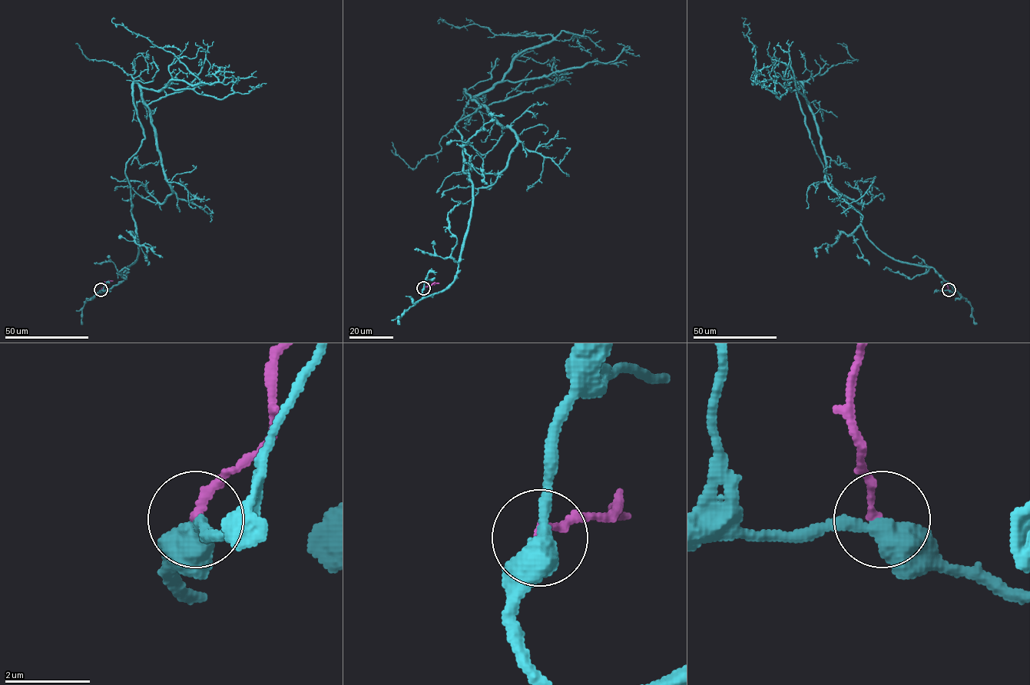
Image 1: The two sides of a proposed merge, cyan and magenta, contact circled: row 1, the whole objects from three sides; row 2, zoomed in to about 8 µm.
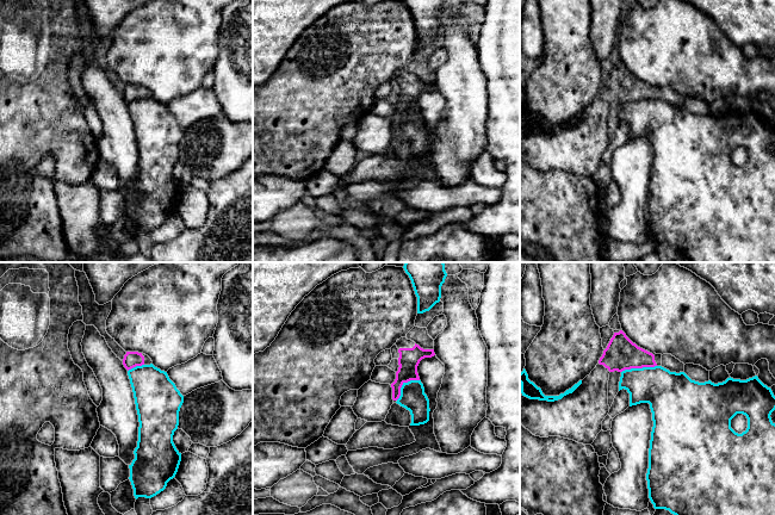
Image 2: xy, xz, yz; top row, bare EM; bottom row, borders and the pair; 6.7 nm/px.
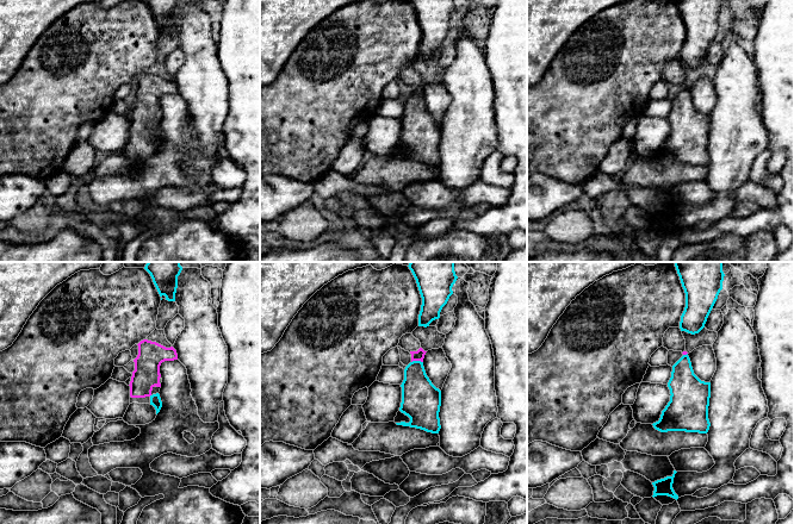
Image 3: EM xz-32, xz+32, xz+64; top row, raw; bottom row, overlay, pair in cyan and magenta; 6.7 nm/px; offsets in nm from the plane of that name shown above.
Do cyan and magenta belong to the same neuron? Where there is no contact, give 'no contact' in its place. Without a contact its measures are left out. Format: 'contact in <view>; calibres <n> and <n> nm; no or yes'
contact in yz; calibres 280 and 220 nm; no

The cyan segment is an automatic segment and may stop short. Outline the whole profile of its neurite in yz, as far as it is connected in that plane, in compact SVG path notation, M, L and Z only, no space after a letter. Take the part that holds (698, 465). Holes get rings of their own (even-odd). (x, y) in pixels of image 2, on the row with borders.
M662 366L631 368L621 372L619 391L625 389L630 393L630 407L649 403L652 412L653 427L649 448L649 469L646 473L649 498L655 509L665 509L674 515L775 515L775 423L771 412L775 410L775 396L757 376L746 380L727 378L714 384L711 380L699 383L692 380L684 372L670 372ZM743 414L748 418L748 428L742 434L731 428L731 420Z

